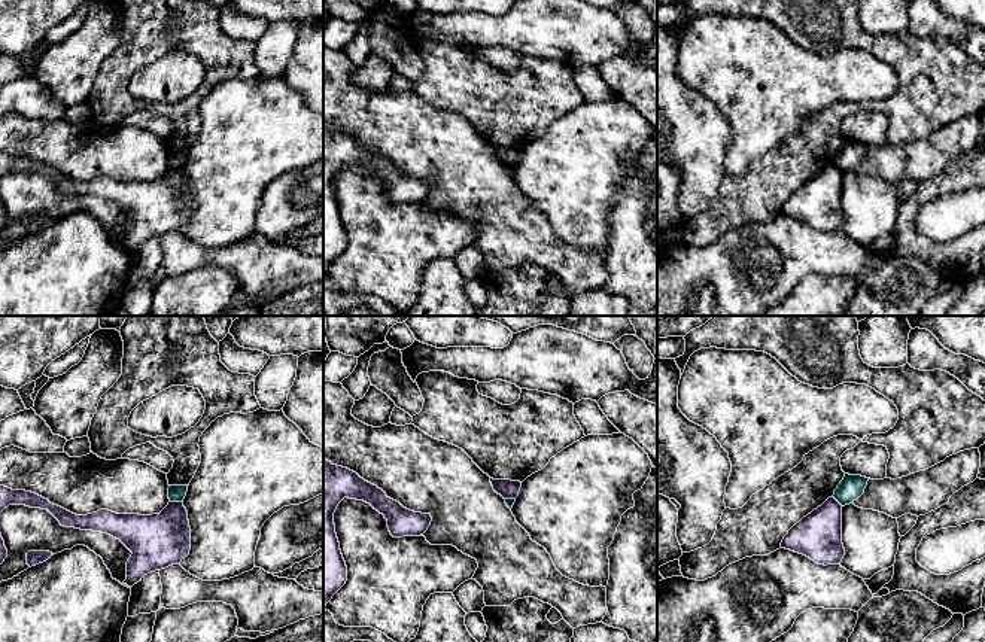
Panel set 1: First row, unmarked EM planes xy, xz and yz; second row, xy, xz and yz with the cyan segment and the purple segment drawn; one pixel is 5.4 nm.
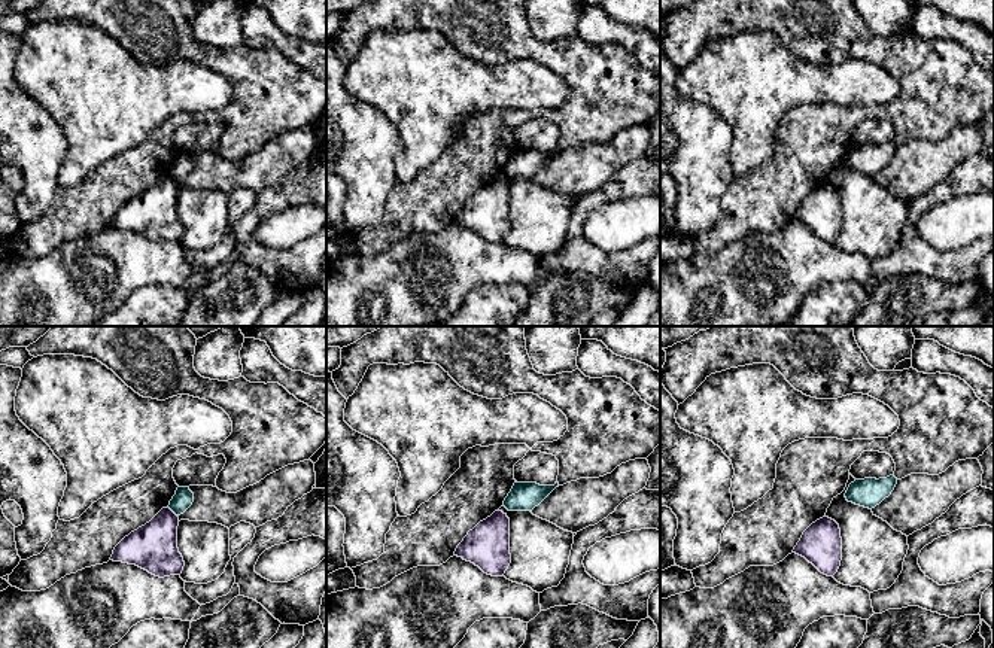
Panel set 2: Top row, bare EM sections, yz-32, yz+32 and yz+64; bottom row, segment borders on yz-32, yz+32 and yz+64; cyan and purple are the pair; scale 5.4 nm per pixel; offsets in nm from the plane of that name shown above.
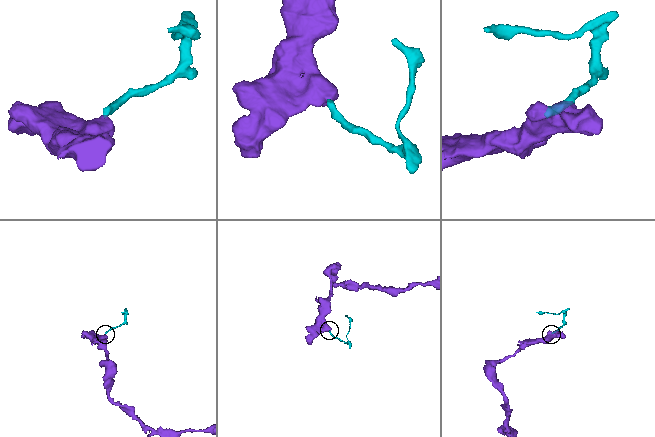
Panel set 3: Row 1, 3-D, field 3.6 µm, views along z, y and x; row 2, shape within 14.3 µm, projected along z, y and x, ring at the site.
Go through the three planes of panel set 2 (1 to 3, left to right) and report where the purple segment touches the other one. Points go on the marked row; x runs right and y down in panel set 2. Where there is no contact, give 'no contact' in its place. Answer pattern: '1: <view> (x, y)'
1: yz-32 (172, 510)
2: no contact
3: no contact

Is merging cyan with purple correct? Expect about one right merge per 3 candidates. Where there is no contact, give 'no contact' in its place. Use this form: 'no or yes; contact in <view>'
no; contact in xy

